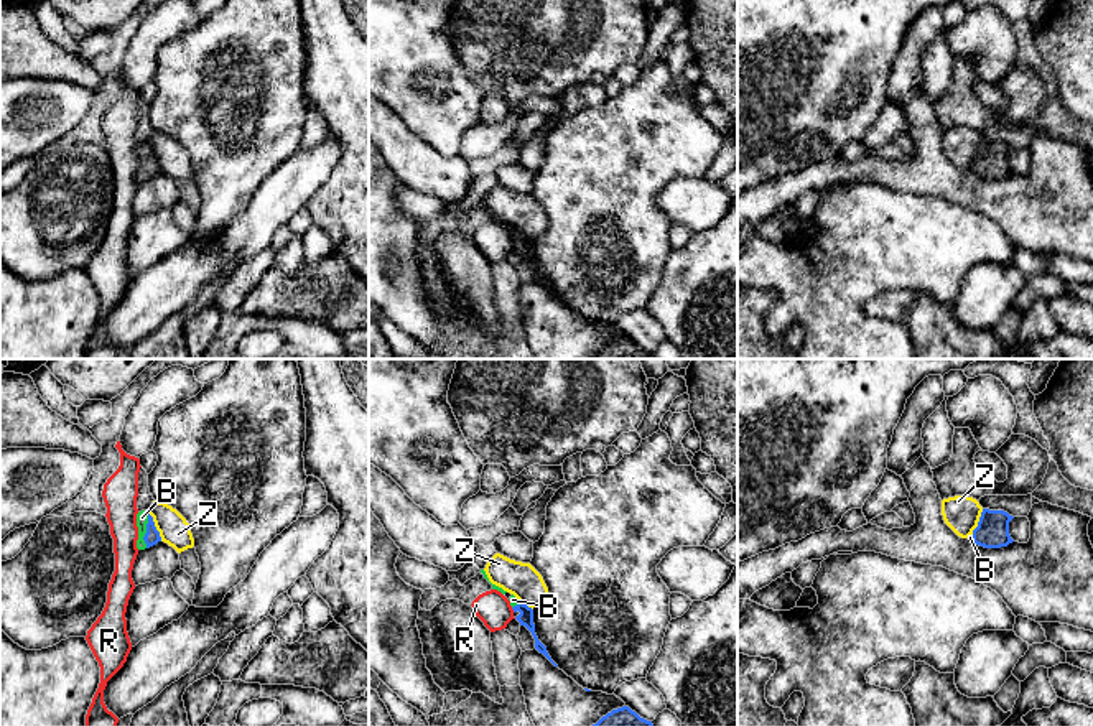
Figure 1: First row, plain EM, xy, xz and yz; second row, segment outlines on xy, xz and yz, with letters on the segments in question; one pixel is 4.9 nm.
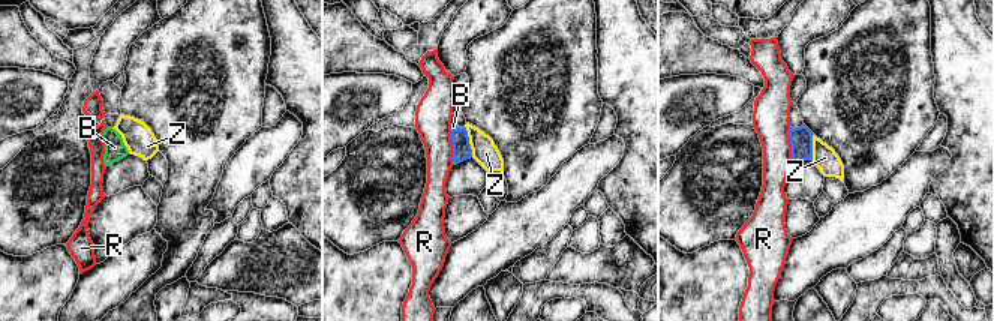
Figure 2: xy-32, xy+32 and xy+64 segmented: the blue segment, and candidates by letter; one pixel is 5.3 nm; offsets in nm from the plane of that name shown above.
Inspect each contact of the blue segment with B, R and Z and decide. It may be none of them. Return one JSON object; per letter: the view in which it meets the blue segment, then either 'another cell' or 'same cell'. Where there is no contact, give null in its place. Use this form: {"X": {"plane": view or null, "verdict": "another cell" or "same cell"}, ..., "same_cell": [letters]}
{"B": {"plane": "xy", "verdict": "same cell"}, "R": {"plane": "xz", "verdict": "another cell"}, "Z": {"plane": "xy", "verdict": "another cell"}, "same_cell": ["B"]}

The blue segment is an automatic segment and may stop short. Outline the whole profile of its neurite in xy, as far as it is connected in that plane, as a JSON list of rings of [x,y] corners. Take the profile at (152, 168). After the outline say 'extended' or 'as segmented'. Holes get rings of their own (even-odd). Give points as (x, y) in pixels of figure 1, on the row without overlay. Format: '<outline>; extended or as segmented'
[[[148,142],[137,145],[138,171],[137,179],[145,181],[161,173],[160,163],[155,158],[153,148]]]; extended

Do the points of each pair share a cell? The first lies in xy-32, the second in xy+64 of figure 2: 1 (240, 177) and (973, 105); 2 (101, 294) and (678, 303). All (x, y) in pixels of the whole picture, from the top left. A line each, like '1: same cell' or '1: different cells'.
1: different cells
2: different cells

